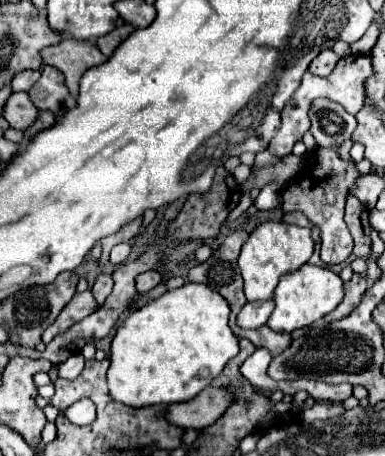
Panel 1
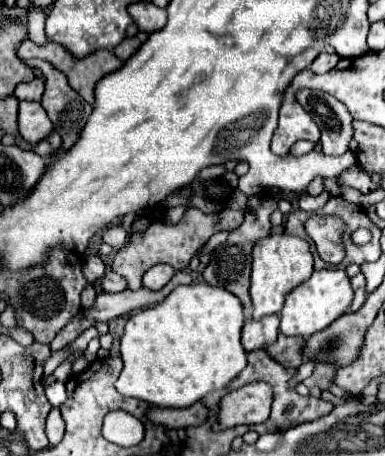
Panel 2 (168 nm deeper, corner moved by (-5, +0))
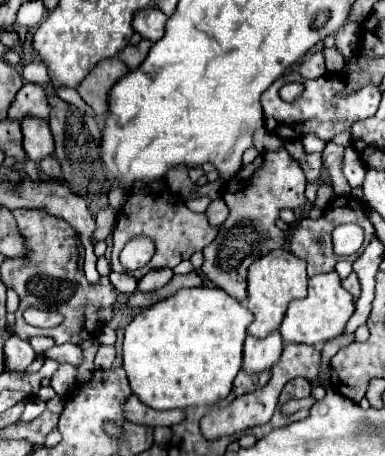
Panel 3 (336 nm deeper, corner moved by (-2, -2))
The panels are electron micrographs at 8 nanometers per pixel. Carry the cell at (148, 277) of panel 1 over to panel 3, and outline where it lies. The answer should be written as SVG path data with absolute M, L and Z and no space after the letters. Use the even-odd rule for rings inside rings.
M151 269L141 281L139 281L139 291L147 293L147 291L155 291L155 289L161 289L163 285L167 285L173 277L173 271L171 269Z

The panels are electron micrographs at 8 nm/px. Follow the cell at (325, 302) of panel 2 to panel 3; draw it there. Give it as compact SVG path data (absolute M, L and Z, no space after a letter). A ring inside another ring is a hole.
M323 273L315 275L309 279L309 295L301 301L291 301L285 319L281 323L281 337L285 343L305 343L305 345L319 345L329 341L331 337L343 335L345 325L355 313L355 301L353 295L343 289L339 275L333 273Z

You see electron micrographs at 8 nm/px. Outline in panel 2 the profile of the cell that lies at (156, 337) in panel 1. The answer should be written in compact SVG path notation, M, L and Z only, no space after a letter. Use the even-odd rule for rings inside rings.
M206 283L176 287L162 303L142 309L128 319L124 335L120 339L124 369L116 381L118 393L160 407L190 407L208 391L226 387L230 379L234 379L246 367L246 351L240 345L242 325L242 303L230 291Z

